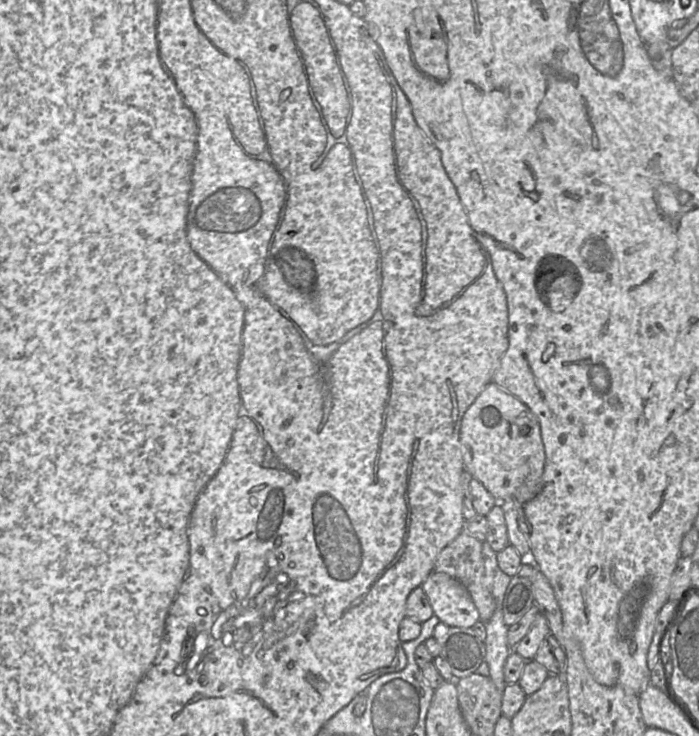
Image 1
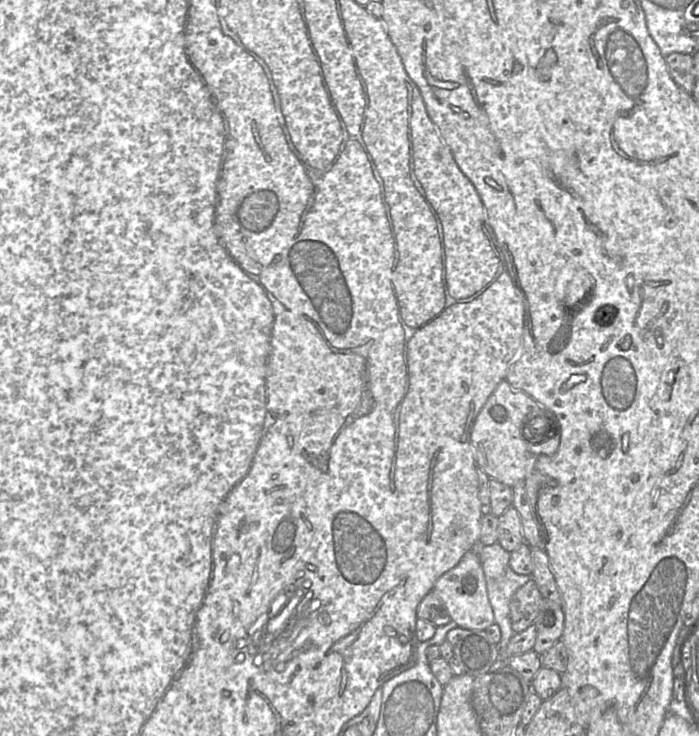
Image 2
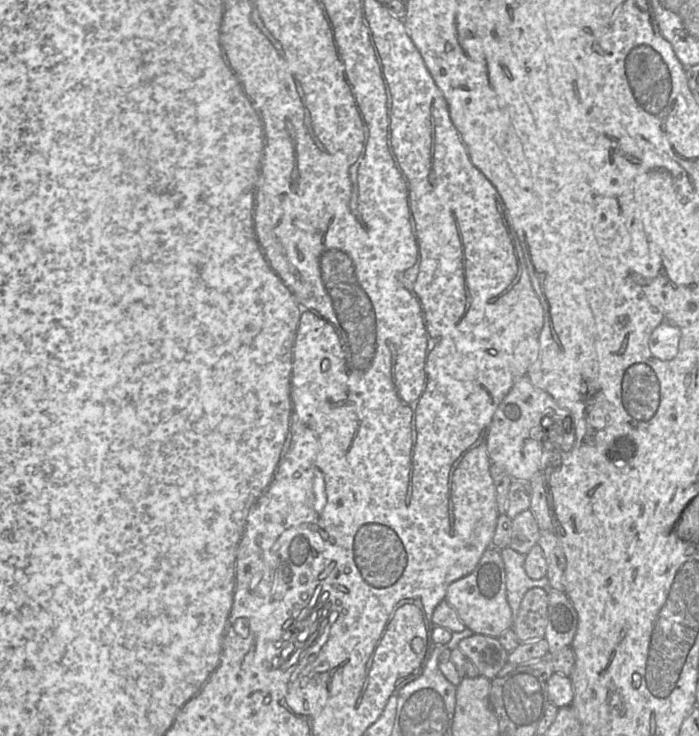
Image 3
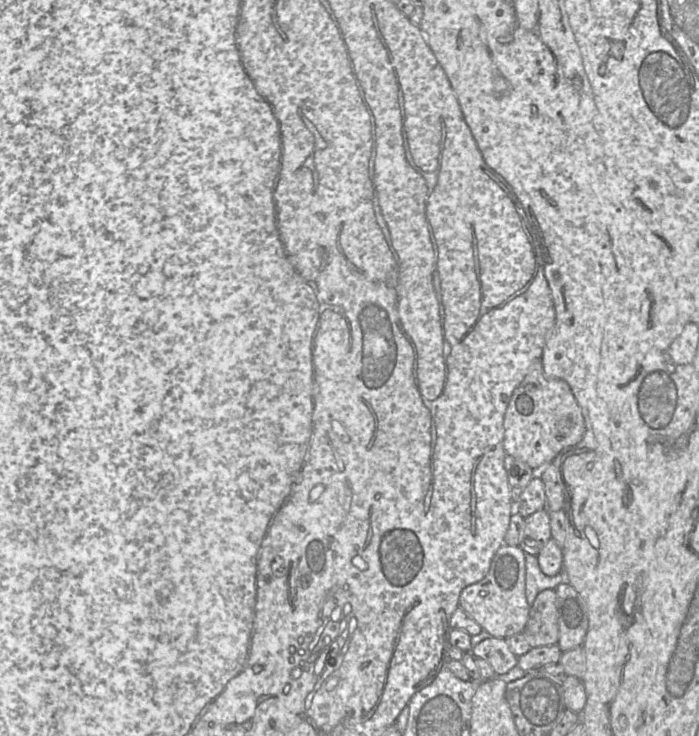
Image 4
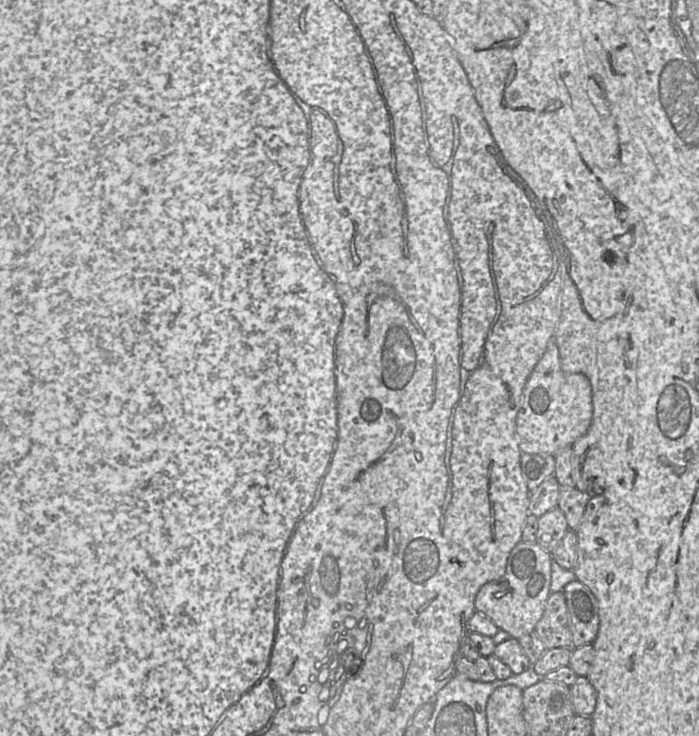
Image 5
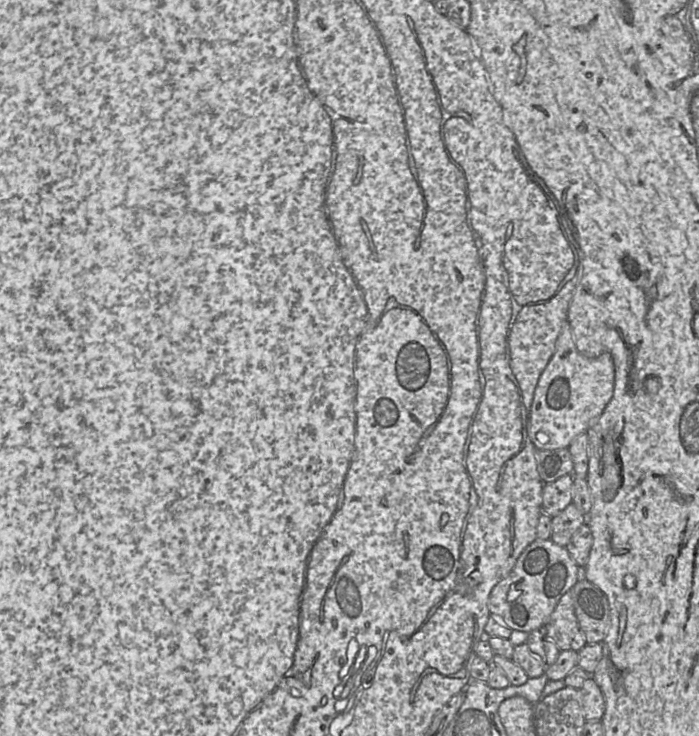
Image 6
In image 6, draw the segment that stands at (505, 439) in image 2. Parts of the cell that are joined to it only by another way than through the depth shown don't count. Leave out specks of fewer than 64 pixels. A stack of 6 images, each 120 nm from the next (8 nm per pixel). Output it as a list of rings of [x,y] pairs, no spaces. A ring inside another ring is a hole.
[[[565,323],[556,341],[553,356],[539,378],[529,410],[527,432],[536,450],[567,448],[576,436],[585,433],[610,402],[614,391],[614,377],[615,366],[611,355],[605,353],[596,358],[588,358],[580,354],[571,328]]]

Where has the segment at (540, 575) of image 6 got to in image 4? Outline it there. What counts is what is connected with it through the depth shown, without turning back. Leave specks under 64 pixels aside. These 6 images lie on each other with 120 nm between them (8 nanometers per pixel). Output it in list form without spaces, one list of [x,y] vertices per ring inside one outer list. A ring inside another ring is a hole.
[[[501,546],[494,555],[487,575],[465,587],[459,597],[459,607],[470,615],[492,637],[508,638],[522,633],[527,625],[530,604],[526,598],[525,552],[517,546]]]

